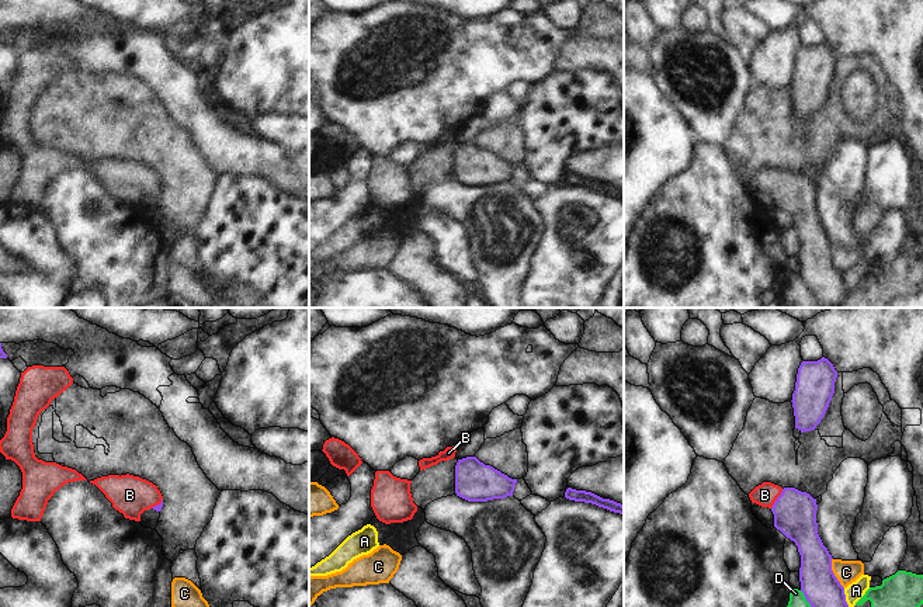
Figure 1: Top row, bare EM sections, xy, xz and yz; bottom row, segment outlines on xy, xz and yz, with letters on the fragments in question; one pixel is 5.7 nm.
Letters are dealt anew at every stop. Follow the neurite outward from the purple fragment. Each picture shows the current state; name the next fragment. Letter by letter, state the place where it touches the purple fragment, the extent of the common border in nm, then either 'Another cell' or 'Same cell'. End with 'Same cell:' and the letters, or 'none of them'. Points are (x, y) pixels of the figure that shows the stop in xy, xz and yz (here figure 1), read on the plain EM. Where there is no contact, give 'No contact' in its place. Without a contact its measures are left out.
A: Touches purple at yz (845, 283). Shared border 120 nm. Another cell
B: Touches purple at yz (777, 184). Shared border 130 nm. Same cell
C: Touches purple at yz (833, 259). Shared border 190 nm. Another cell
D: Touches purple at yz (811, 291). Shared border 240 nm. Another cell
Same cell: B

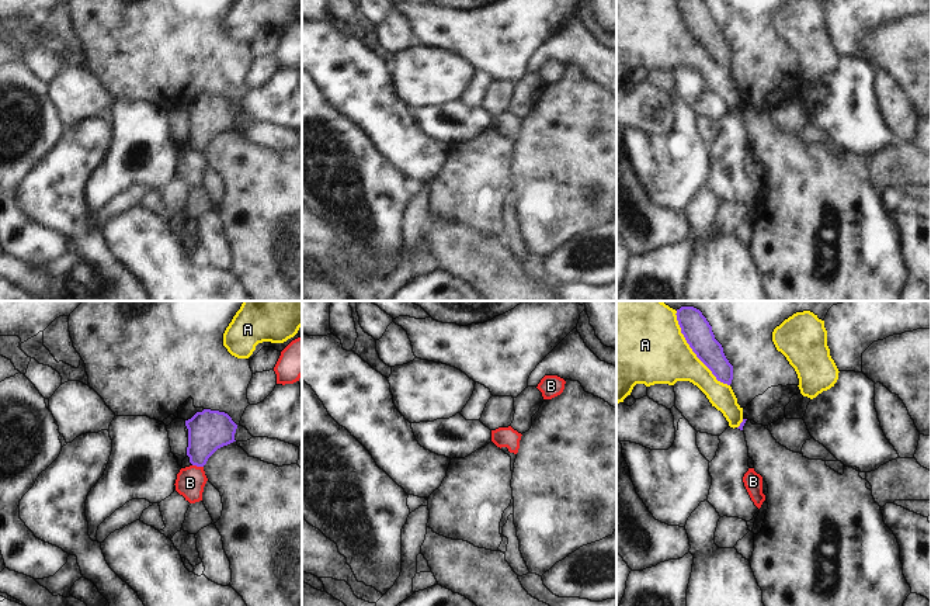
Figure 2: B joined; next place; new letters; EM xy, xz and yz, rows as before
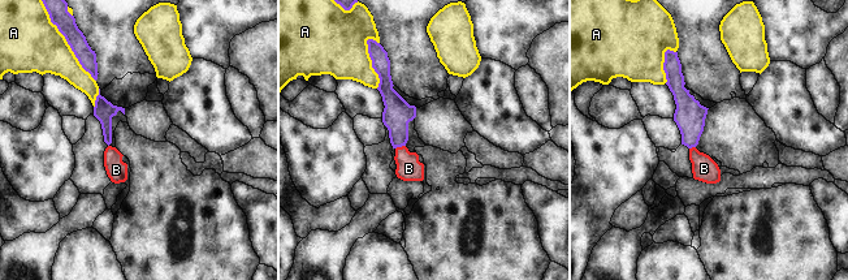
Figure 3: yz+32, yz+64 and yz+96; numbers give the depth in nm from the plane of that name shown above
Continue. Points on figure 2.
A: Touches purple at yz (694, 37). Shared border 500 nm. Another cell
B: Touches purple at xy (198, 151). Shared border 70 nm. Another cell
Same cell: none of them

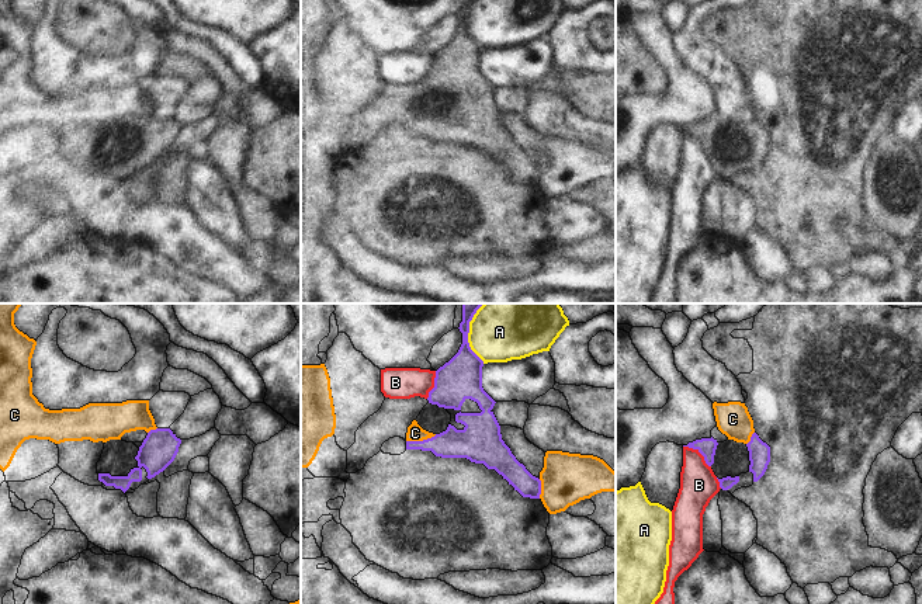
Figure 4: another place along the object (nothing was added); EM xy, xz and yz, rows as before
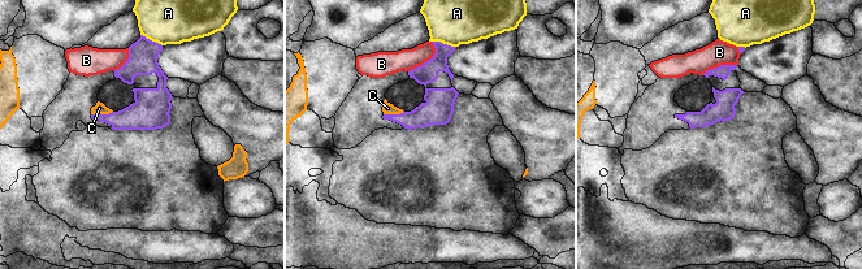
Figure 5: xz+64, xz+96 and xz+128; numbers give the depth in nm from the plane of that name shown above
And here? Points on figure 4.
A: Touches purple at xz (467, 24). Shared border 280 nm. Another cell
B: Touches purple at yz (699, 136). Shared border 200 nm. Another cell
C: Touches purple at xz (420, 127). Shared border 180 nm. Another cell
Same cell: none of them

